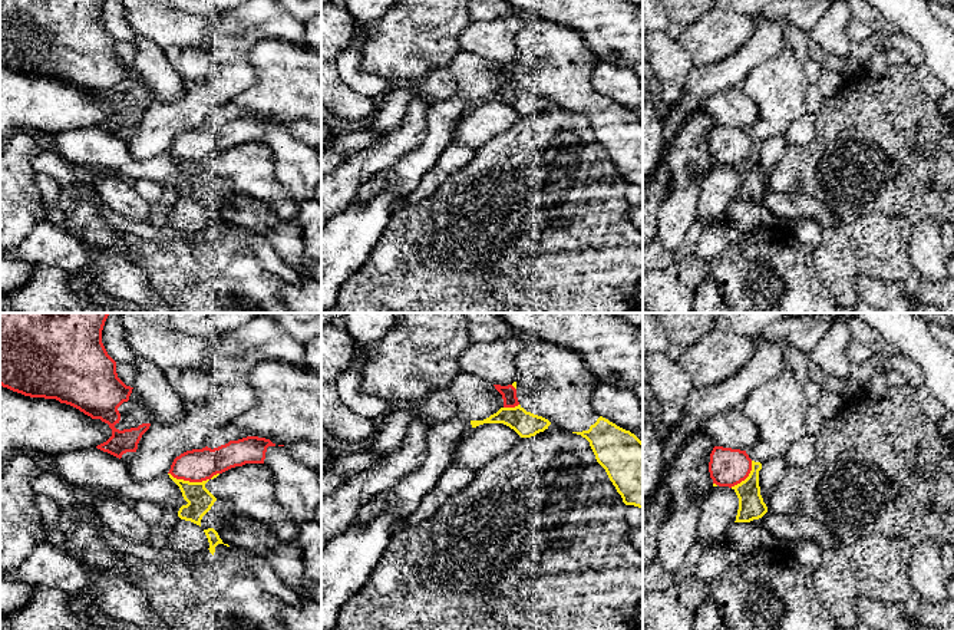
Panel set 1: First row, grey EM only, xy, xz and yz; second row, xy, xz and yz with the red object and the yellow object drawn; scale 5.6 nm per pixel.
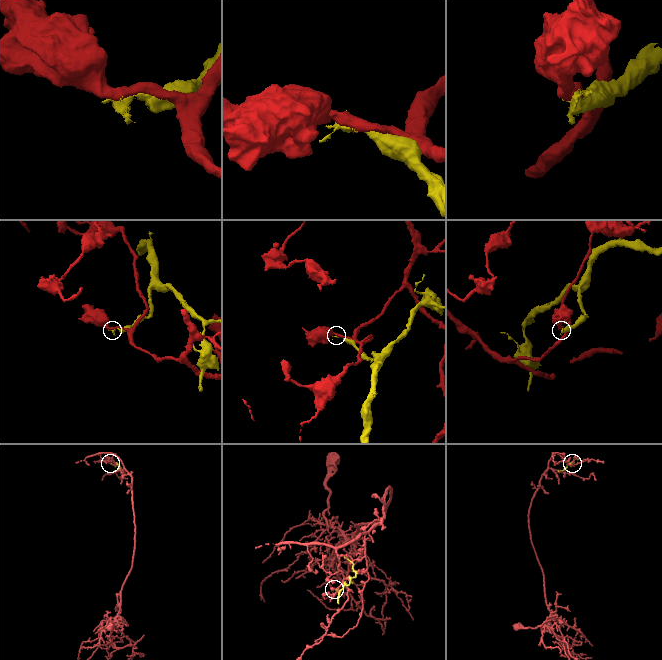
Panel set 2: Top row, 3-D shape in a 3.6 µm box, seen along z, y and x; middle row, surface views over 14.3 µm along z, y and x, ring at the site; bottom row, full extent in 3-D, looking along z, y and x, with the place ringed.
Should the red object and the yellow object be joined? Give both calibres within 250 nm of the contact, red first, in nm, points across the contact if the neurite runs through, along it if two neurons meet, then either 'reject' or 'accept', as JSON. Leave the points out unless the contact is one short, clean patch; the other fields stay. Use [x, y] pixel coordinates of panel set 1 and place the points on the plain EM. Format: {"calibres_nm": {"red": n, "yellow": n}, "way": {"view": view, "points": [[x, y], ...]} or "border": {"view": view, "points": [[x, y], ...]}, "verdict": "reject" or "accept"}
{"calibres_nm": {"red": 190, "yellow": 150}, "verdict": "reject"}

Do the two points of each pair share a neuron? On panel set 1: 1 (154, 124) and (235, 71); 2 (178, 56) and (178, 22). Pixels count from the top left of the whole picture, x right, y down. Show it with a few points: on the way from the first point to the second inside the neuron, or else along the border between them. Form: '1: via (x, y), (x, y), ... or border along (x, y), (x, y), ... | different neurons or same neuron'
1: via (178, 116), (221, 92), (230, 92) | same neuron
2: border along (180, 48), (184, 49) | different neurons

